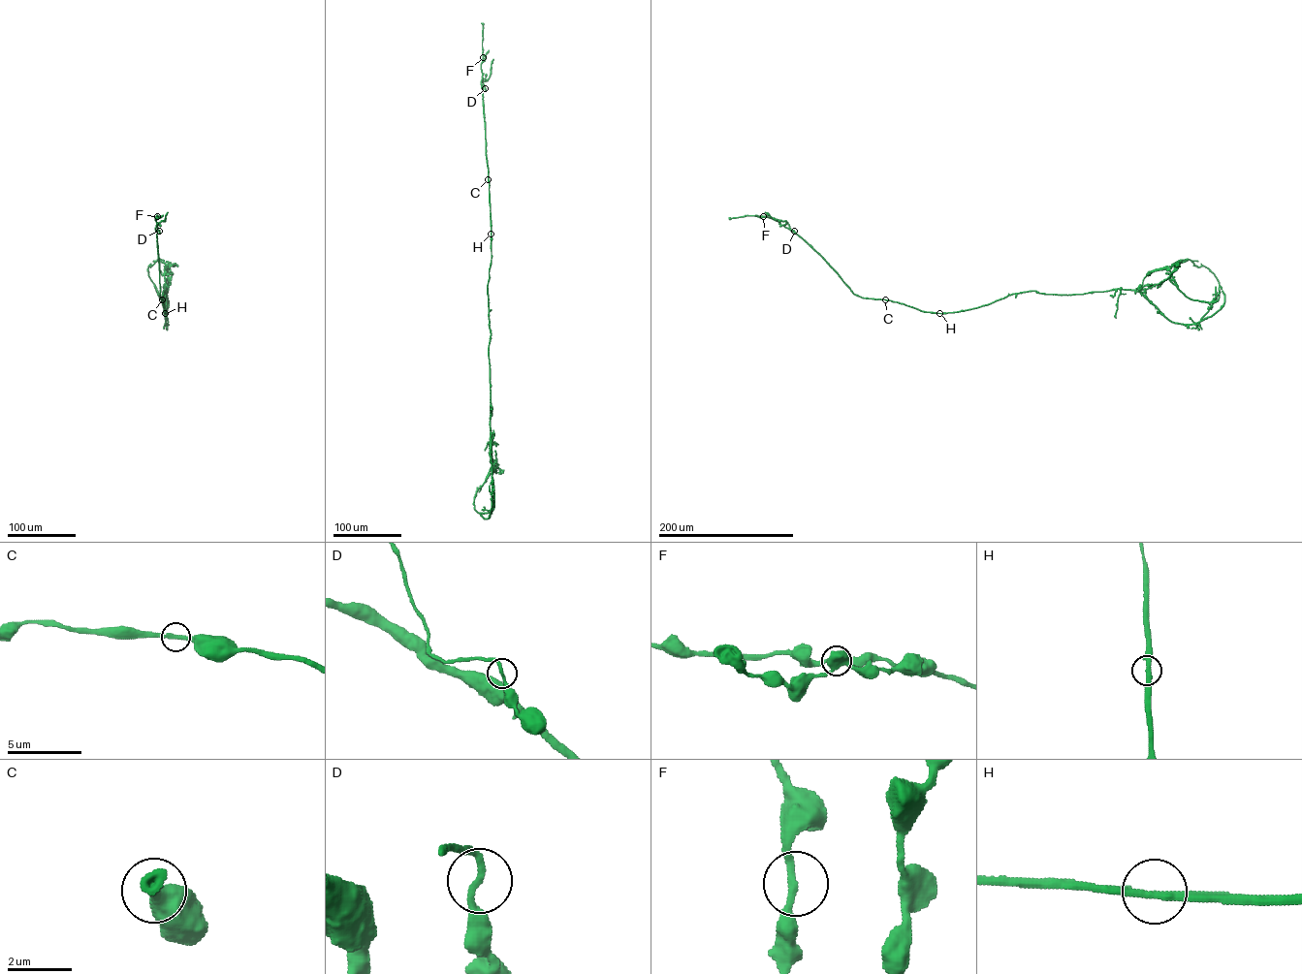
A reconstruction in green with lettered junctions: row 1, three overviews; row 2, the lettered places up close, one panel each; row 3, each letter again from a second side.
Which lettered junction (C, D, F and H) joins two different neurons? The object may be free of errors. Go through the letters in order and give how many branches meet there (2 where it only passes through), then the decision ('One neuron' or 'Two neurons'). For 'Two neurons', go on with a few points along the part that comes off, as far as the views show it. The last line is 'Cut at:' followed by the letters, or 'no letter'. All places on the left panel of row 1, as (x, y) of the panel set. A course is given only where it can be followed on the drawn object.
C: Branches: 2. One neuron
D: Branches: 2. One neuron
F: Branches: 2. One neuron
H: Branches: 2. One neuron
Cut at: no letter

